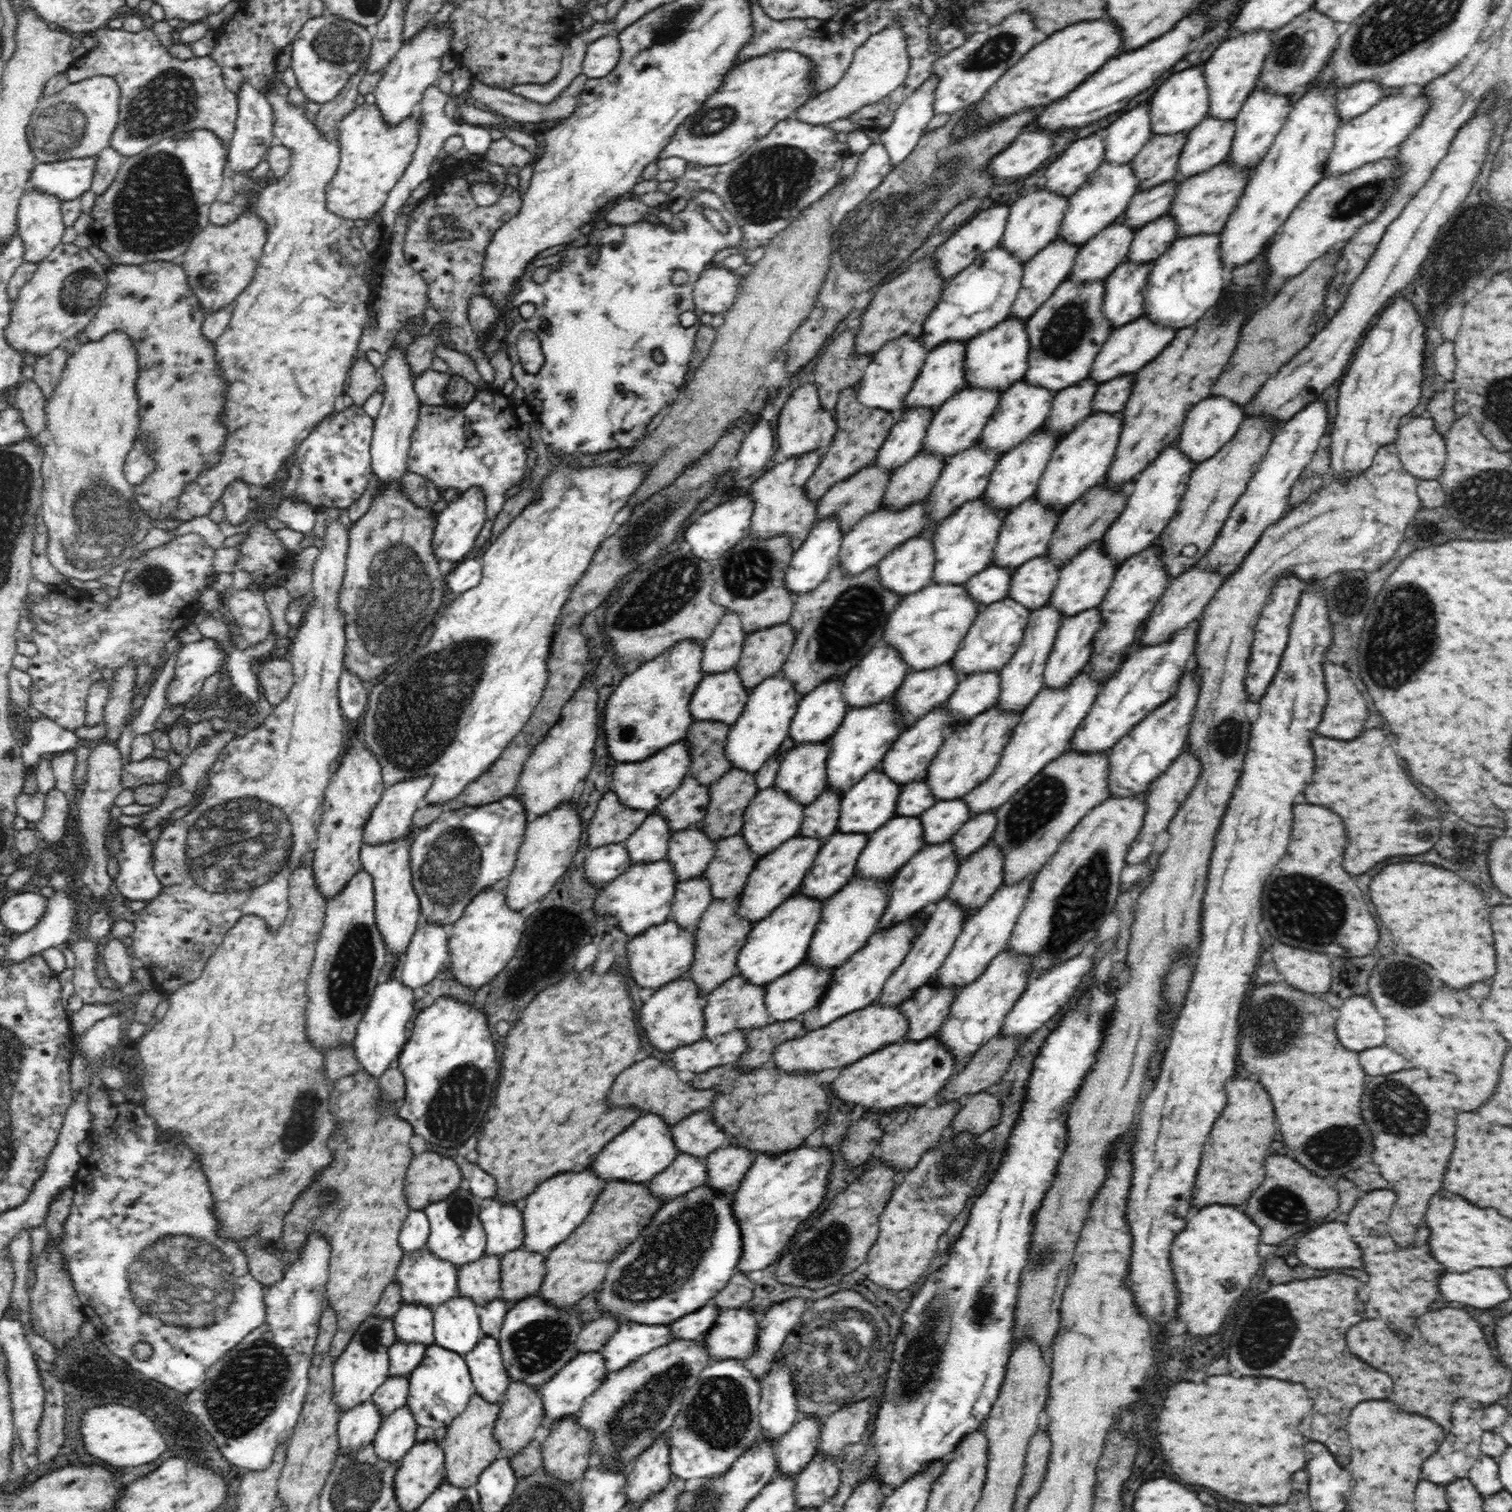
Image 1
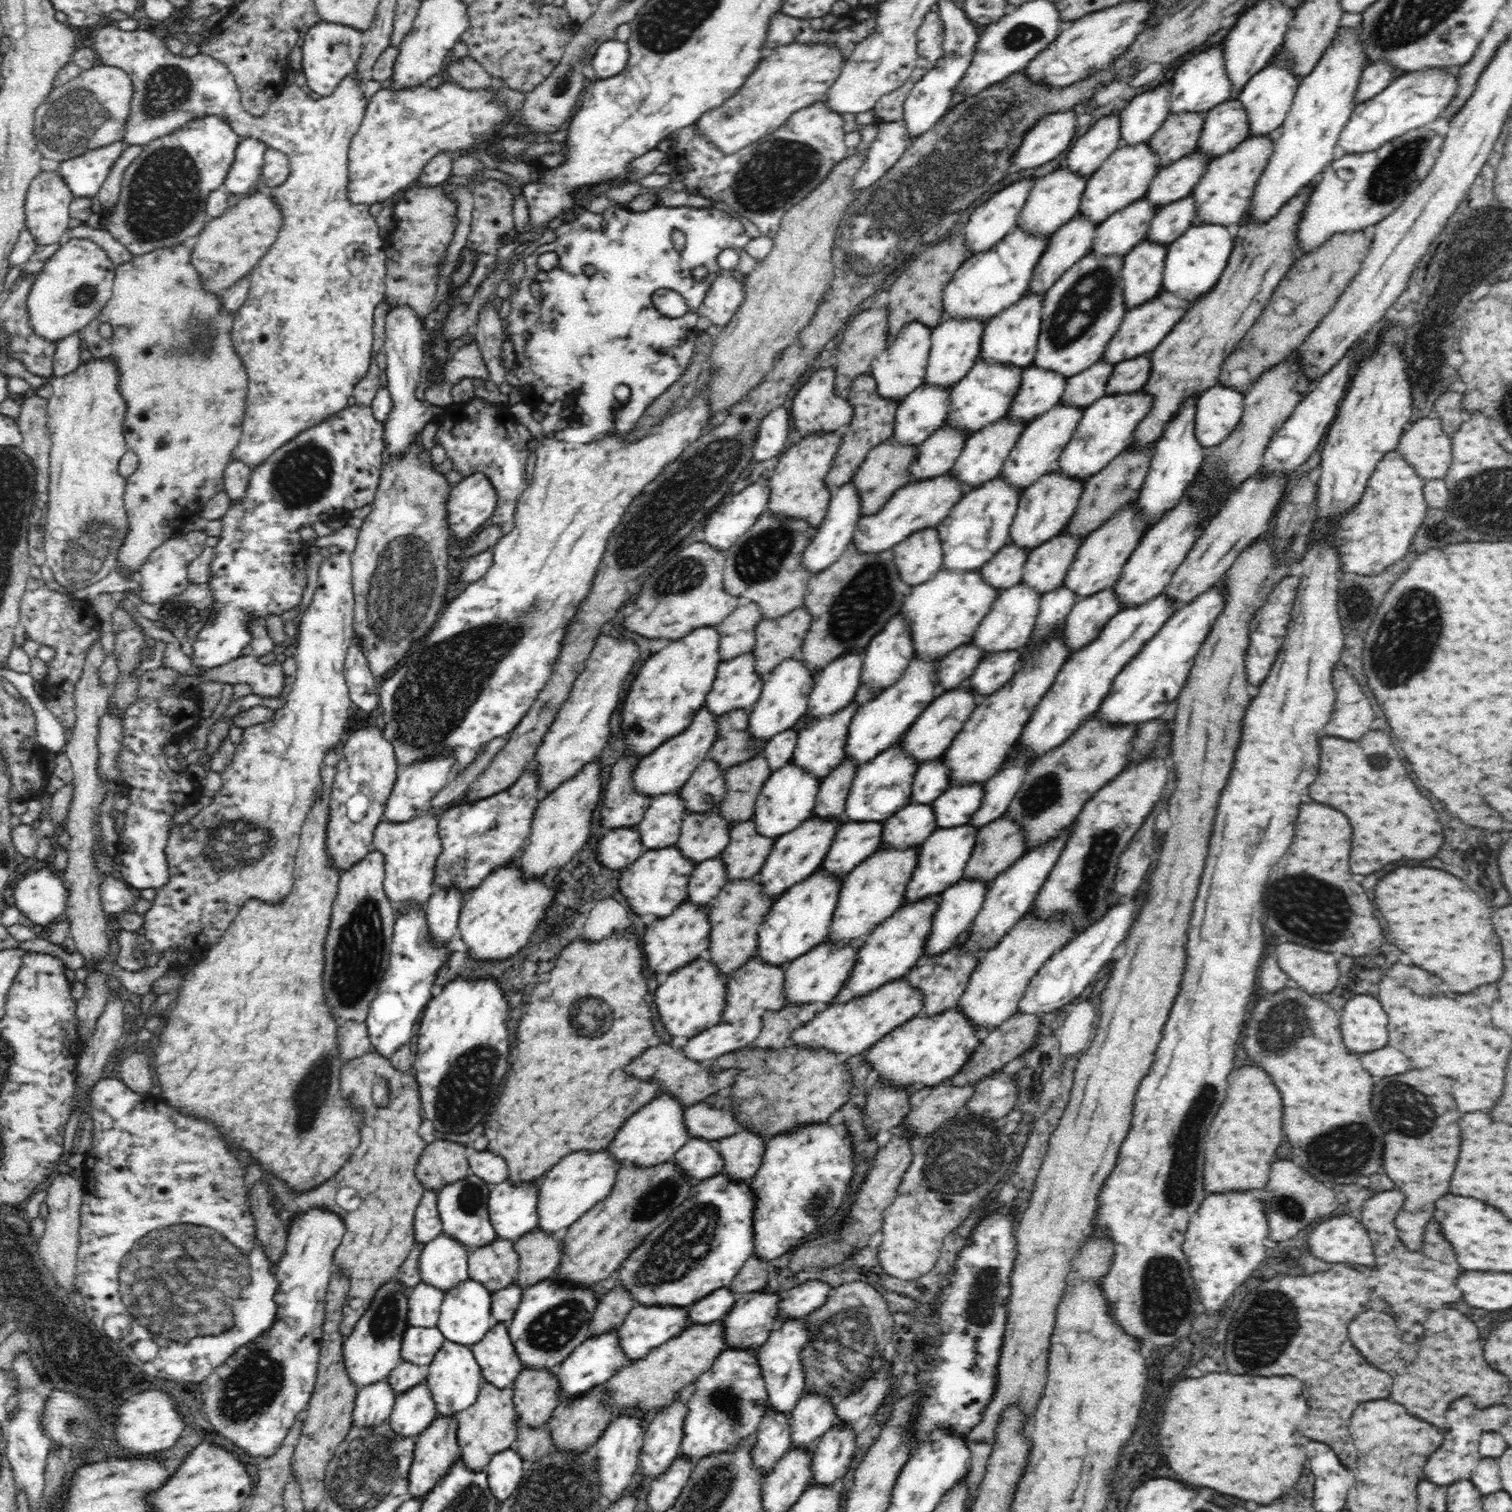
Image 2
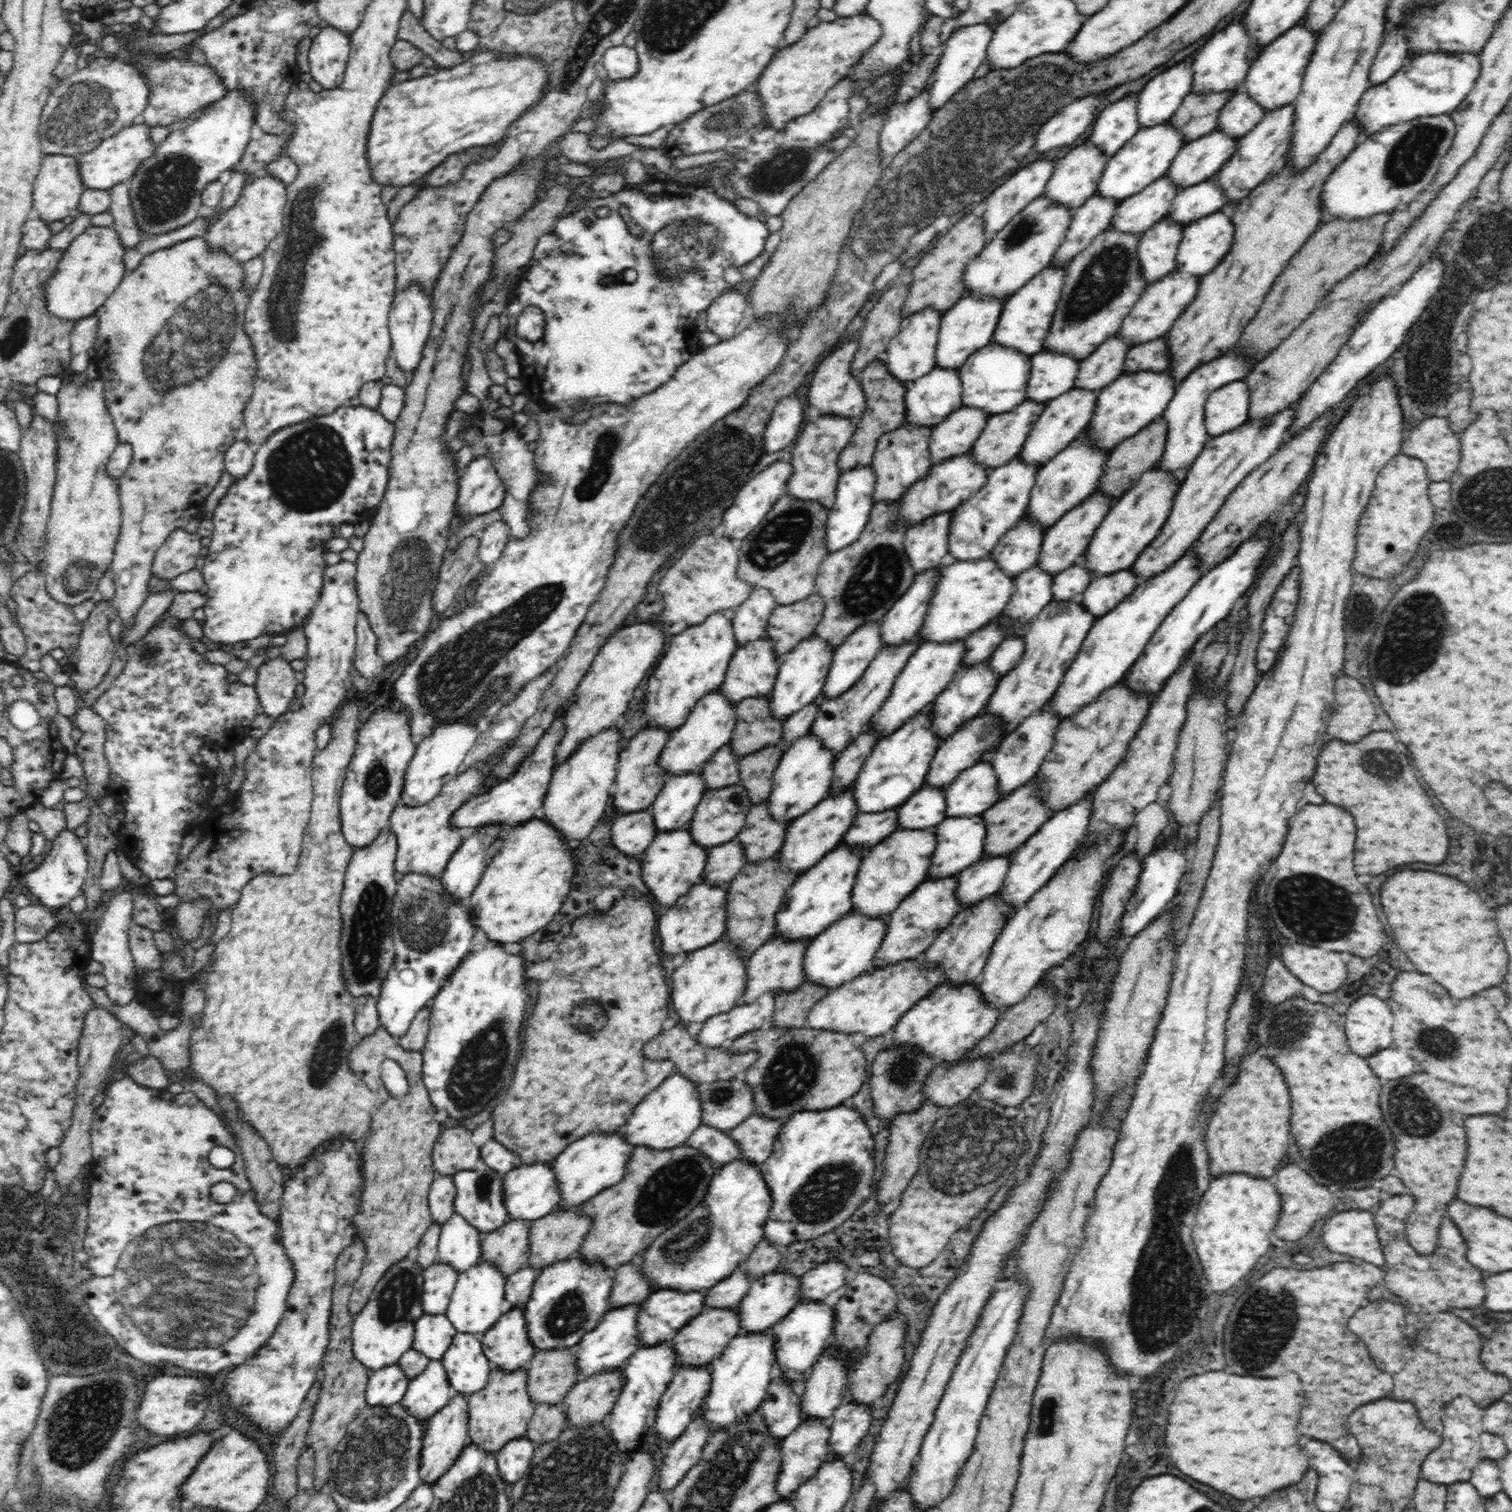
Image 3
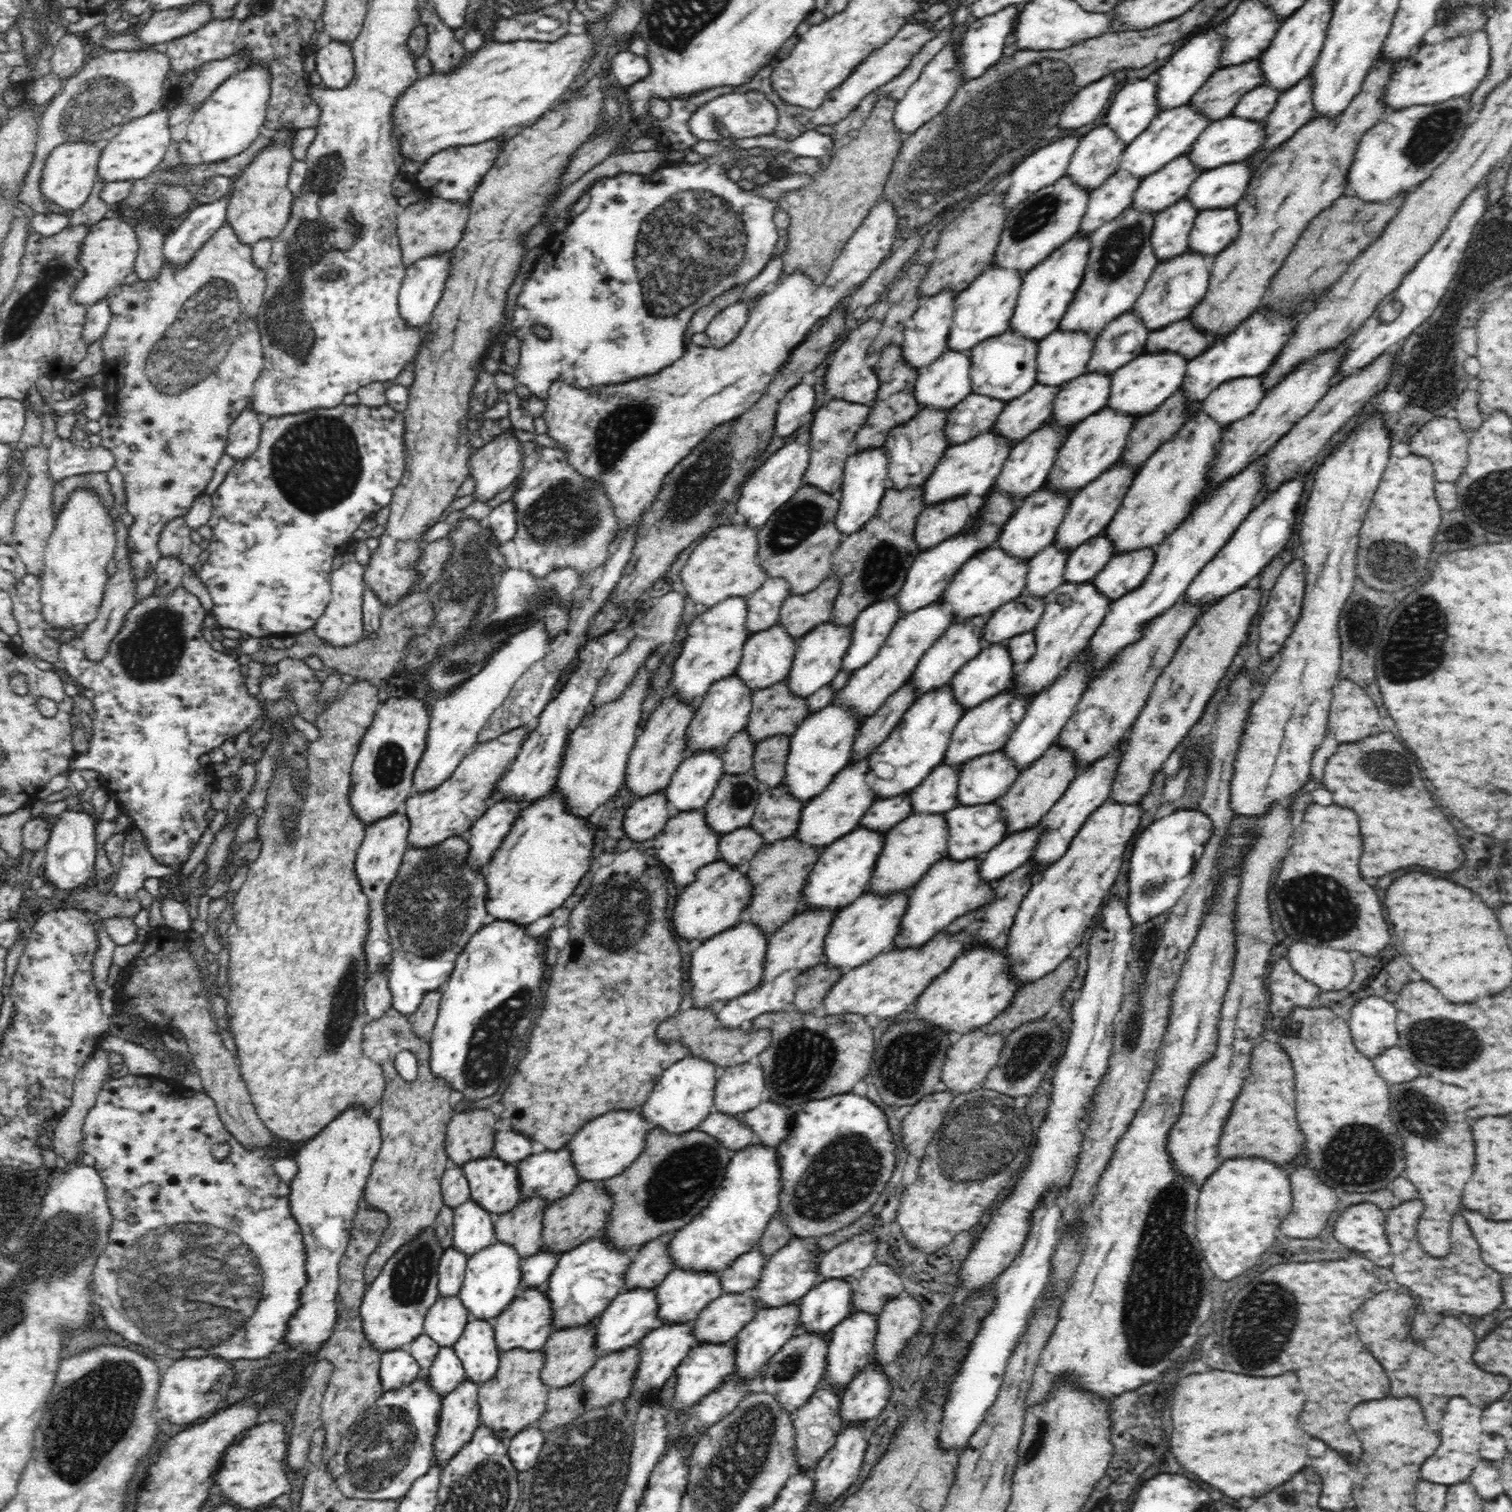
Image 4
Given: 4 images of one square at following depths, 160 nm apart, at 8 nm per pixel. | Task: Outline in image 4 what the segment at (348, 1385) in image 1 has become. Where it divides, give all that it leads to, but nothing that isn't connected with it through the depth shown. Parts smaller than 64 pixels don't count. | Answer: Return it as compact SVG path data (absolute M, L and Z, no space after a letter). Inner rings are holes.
M428 1227L400 1246L368 1285L359 1308L368 1341L380 1353L408 1346L423 1331L428 1309L439 1298L439 1260L446 1248L439 1242L436 1228Z

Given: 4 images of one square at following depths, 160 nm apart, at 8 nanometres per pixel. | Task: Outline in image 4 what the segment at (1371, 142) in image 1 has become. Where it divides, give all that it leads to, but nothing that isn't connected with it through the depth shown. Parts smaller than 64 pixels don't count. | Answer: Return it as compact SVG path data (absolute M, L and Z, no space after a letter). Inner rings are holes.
M1472 30L1434 45L1421 44L1392 76L1384 101L1390 105L1391 112L1414 103L1444 102L1461 95L1470 96L1484 82L1490 66L1491 45L1484 30Z

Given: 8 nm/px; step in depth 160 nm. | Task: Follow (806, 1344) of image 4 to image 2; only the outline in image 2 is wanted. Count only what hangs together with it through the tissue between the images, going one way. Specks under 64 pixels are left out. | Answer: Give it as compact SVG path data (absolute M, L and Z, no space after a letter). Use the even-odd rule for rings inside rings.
M768 1407L760 1427L754 1435L756 1446L752 1449L752 1463L757 1470L768 1474L792 1446L792 1432L790 1429L790 1414L771 1410Z

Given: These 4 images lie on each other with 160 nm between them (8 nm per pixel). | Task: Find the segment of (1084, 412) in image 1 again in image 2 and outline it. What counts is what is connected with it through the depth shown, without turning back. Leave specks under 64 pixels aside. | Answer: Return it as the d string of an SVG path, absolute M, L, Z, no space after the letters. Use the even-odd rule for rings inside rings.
M1101 359L1090 365L1082 372L1071 376L1067 380L1067 388L1060 397L1060 403L1082 405L1087 408L1105 393L1114 364Z

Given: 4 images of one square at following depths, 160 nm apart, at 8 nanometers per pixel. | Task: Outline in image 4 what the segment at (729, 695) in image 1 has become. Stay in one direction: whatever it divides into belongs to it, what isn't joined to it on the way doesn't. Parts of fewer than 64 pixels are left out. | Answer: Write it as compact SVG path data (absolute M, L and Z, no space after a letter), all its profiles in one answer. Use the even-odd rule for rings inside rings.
M776 623L766 630L752 633L743 646L743 658L737 666L736 675L740 675L750 685L752 691L770 687L787 678L795 661L796 649L798 649L798 640L788 633L782 623Z

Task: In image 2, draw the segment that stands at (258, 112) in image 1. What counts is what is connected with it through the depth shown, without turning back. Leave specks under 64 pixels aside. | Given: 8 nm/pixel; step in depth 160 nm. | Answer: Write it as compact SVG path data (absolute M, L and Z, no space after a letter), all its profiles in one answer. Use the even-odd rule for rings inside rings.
M244 138L235 150L235 157L222 188L228 194L245 196L261 186L261 170L268 146L252 138Z

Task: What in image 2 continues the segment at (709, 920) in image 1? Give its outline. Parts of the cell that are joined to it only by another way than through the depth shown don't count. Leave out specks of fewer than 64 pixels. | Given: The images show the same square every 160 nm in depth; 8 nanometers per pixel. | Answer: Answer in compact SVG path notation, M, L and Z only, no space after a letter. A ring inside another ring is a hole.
M757 877L728 881L710 902L708 915L711 921L711 960L719 964L723 974L730 974L755 957L759 949L759 930L774 904L774 897L764 891Z

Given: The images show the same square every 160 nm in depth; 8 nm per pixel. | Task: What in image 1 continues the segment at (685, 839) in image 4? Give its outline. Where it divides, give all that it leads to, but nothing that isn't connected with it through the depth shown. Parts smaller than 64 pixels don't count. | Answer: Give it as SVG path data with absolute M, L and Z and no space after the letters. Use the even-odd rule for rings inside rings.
M667 859L632 863L624 874L620 874L612 882L600 888L599 895L593 902L593 910L596 916L614 918L617 920L618 928L621 928L630 938L635 937L648 927L670 919L669 914L674 906L677 886L678 880Z

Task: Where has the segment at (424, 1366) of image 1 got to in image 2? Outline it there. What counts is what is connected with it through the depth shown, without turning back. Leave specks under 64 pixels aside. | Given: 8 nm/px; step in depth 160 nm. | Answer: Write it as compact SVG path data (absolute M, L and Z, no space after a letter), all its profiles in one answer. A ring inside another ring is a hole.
M443 1342L442 1348L435 1354L434 1360L425 1367L425 1382L437 1406L437 1416L458 1413L472 1406L479 1396L480 1385L483 1382L483 1370L476 1362L473 1351L463 1343Z

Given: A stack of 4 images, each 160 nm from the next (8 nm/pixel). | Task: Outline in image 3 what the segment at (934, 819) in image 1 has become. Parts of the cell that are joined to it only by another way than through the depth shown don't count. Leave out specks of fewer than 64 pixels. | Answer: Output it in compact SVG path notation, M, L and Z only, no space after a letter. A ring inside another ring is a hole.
M990 759L962 770L943 791L947 817L982 815L1000 800L1001 793Z

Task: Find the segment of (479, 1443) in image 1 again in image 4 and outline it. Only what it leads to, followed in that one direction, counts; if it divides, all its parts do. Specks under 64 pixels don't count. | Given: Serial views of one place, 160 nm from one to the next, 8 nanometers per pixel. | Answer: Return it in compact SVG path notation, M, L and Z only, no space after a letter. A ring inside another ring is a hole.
M513 1347L512 1350L499 1353L497 1374L479 1385L480 1426L484 1423L507 1442L520 1431L536 1424L547 1409L550 1392L548 1383L542 1379L544 1364L544 1349L524 1350L523 1347Z

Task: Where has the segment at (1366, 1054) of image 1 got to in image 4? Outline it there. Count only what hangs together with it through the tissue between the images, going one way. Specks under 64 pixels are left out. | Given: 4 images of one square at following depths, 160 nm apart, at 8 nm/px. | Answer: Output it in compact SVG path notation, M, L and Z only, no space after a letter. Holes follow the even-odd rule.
M1394 1046L1390 1050L1384 1050L1384 1054L1380 1054L1380 1058L1374 1058L1372 1062L1376 1062L1376 1072L1394 1084L1400 1082L1410 1082L1416 1076L1420 1076L1420 1070L1406 1058L1404 1050Z

